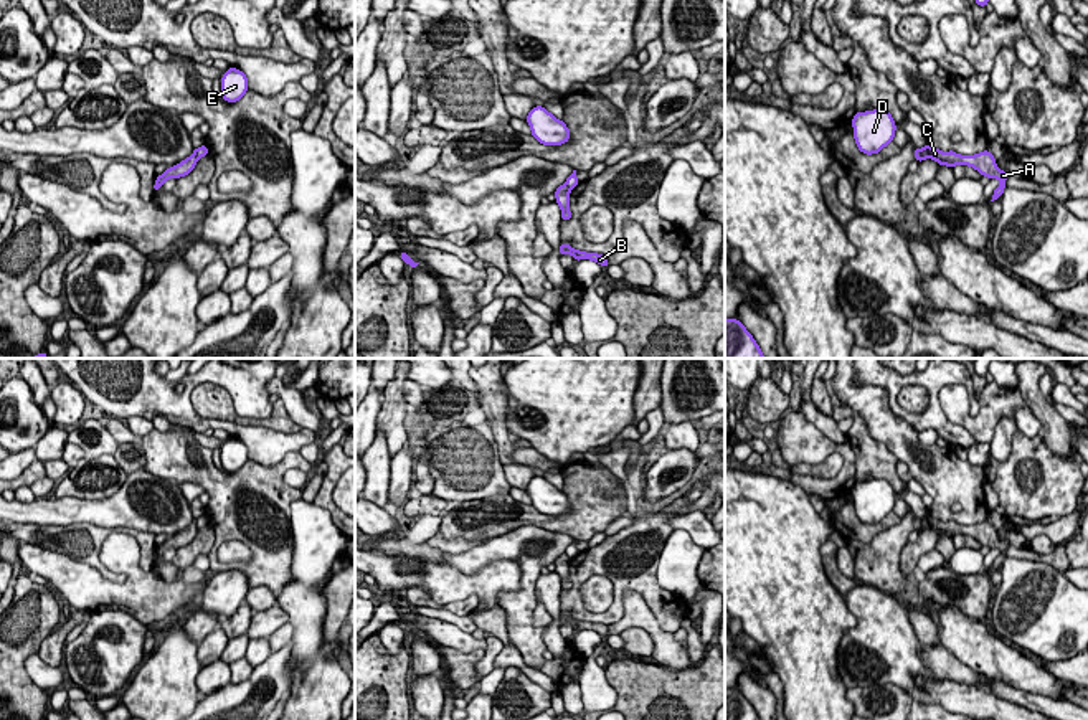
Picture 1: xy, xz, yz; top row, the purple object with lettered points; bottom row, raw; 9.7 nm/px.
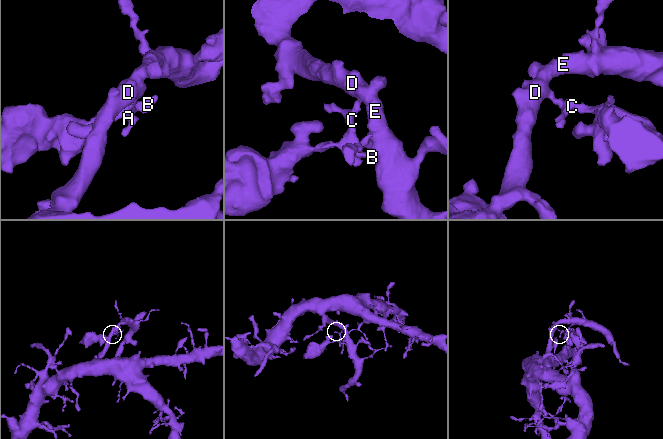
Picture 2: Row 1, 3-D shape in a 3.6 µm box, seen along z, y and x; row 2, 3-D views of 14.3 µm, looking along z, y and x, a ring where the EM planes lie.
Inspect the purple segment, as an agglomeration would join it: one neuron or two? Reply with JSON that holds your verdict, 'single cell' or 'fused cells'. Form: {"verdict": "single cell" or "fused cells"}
{"verdict": "fused cells"}

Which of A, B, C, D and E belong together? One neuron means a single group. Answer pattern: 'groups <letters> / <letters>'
groups A B C / D E

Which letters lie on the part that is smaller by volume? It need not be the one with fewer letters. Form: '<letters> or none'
A, B, C

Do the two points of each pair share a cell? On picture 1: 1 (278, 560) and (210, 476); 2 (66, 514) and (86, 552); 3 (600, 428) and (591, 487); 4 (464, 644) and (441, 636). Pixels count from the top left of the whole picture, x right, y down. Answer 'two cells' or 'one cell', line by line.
1: one cell
2: two cells
3: two cells
4: one cell

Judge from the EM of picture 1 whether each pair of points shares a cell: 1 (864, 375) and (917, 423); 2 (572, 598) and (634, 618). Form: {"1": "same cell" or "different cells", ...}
{"1": "same cell", "2": "different cells"}

